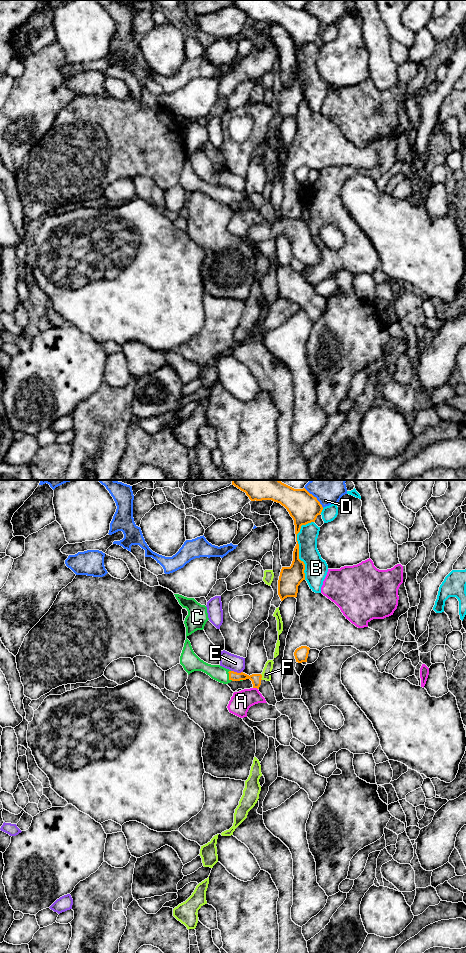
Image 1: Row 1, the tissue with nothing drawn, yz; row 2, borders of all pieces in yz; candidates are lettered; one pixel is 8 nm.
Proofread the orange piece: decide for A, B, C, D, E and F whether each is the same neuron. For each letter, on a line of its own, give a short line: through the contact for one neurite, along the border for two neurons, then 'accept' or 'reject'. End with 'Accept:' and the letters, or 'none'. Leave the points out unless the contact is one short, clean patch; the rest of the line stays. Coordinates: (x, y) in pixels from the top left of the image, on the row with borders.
A: reject
B: reject
C: line yz (256, 679), (246, 676), (229, 676), (216, 672); accept
D: reject
E: reject
F: reject
Accept: C

